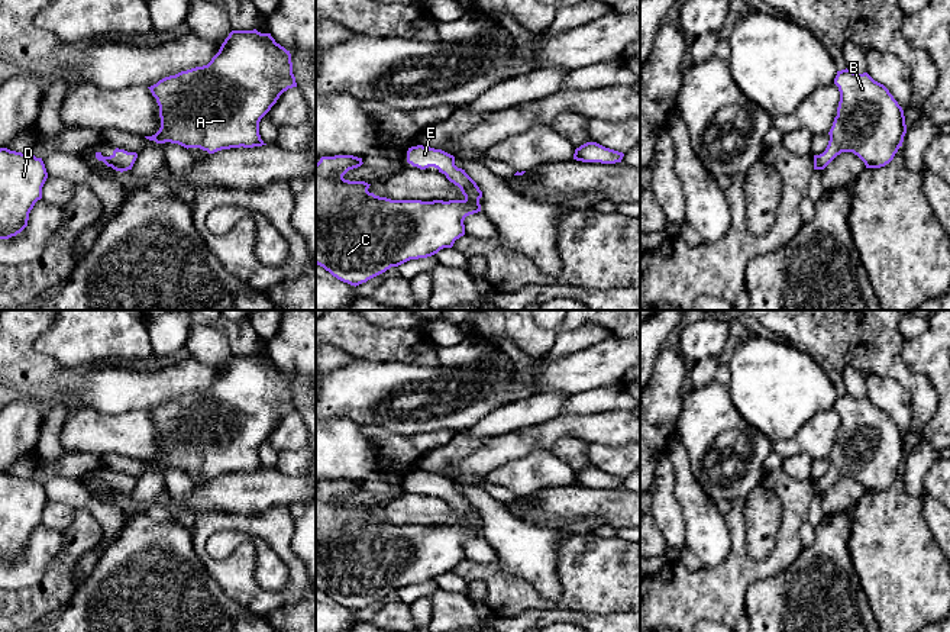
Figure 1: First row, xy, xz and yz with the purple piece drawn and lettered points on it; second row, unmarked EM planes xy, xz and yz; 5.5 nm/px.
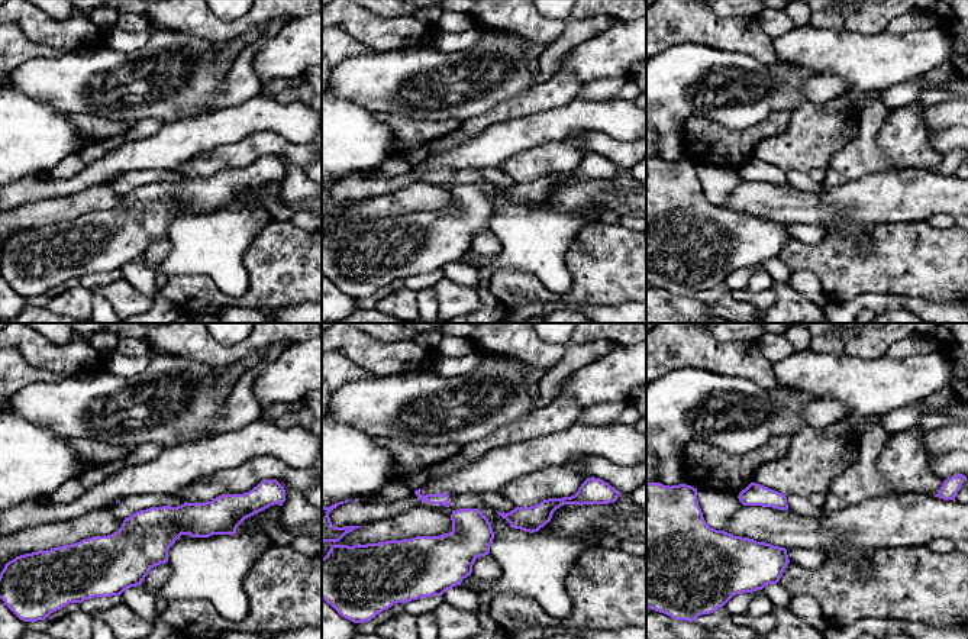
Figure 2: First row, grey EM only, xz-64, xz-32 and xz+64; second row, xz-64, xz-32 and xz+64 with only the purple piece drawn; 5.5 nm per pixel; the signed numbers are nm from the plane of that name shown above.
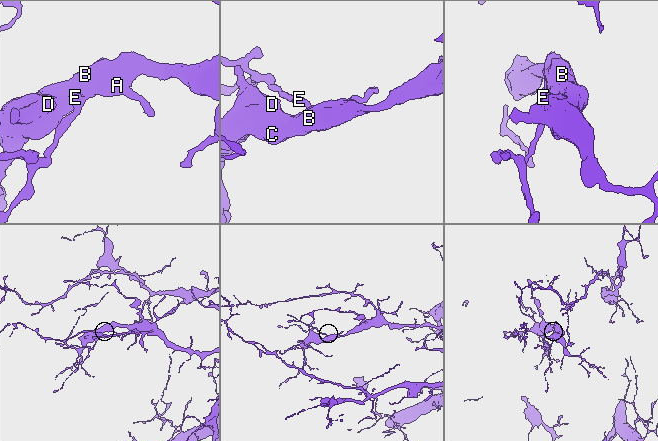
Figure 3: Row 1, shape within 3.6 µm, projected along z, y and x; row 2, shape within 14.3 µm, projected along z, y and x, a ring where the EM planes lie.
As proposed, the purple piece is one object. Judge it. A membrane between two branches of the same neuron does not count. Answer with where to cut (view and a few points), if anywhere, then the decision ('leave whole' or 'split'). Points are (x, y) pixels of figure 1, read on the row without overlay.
no cut; leave whole

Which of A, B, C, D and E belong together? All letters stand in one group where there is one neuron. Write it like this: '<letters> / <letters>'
A B C D E

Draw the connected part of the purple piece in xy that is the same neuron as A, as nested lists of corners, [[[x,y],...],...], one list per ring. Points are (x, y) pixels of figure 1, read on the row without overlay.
[[[256,354],[253,355],[232,355],[229,361],[222,368],[219,377],[211,383],[211,386],[207,390],[196,391],[187,396],[181,396],[175,400],[165,402],[159,404],[156,409],[148,412],[152,417],[152,420],[156,423],[156,428],[159,431],[159,442],[161,442],[161,452],[159,455],[152,461],[145,461],[149,465],[155,465],[156,468],[178,468],[184,473],[200,473],[203,475],[207,475],[209,478],[214,478],[222,474],[230,474],[230,473],[253,473],[253,471],[262,471],[266,470],[259,460],[259,446],[261,444],[271,435],[271,432],[277,428],[279,420],[287,416],[288,413],[297,412],[295,402],[293,399],[293,387],[291,387],[291,378],[284,371],[275,367],[275,364],[271,361],[271,358],[261,358]]]

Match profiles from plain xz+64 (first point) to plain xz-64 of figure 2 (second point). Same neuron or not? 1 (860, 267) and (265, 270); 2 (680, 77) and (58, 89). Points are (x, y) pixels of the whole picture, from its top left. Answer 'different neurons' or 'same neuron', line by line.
1: same neuron
2: same neuron

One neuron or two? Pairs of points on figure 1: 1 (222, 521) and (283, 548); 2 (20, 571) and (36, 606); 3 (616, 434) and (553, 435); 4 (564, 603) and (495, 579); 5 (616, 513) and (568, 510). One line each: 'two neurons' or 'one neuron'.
1: one neuron
2: two neurons
3: one neuron
4: one neuron
5: one neuron

